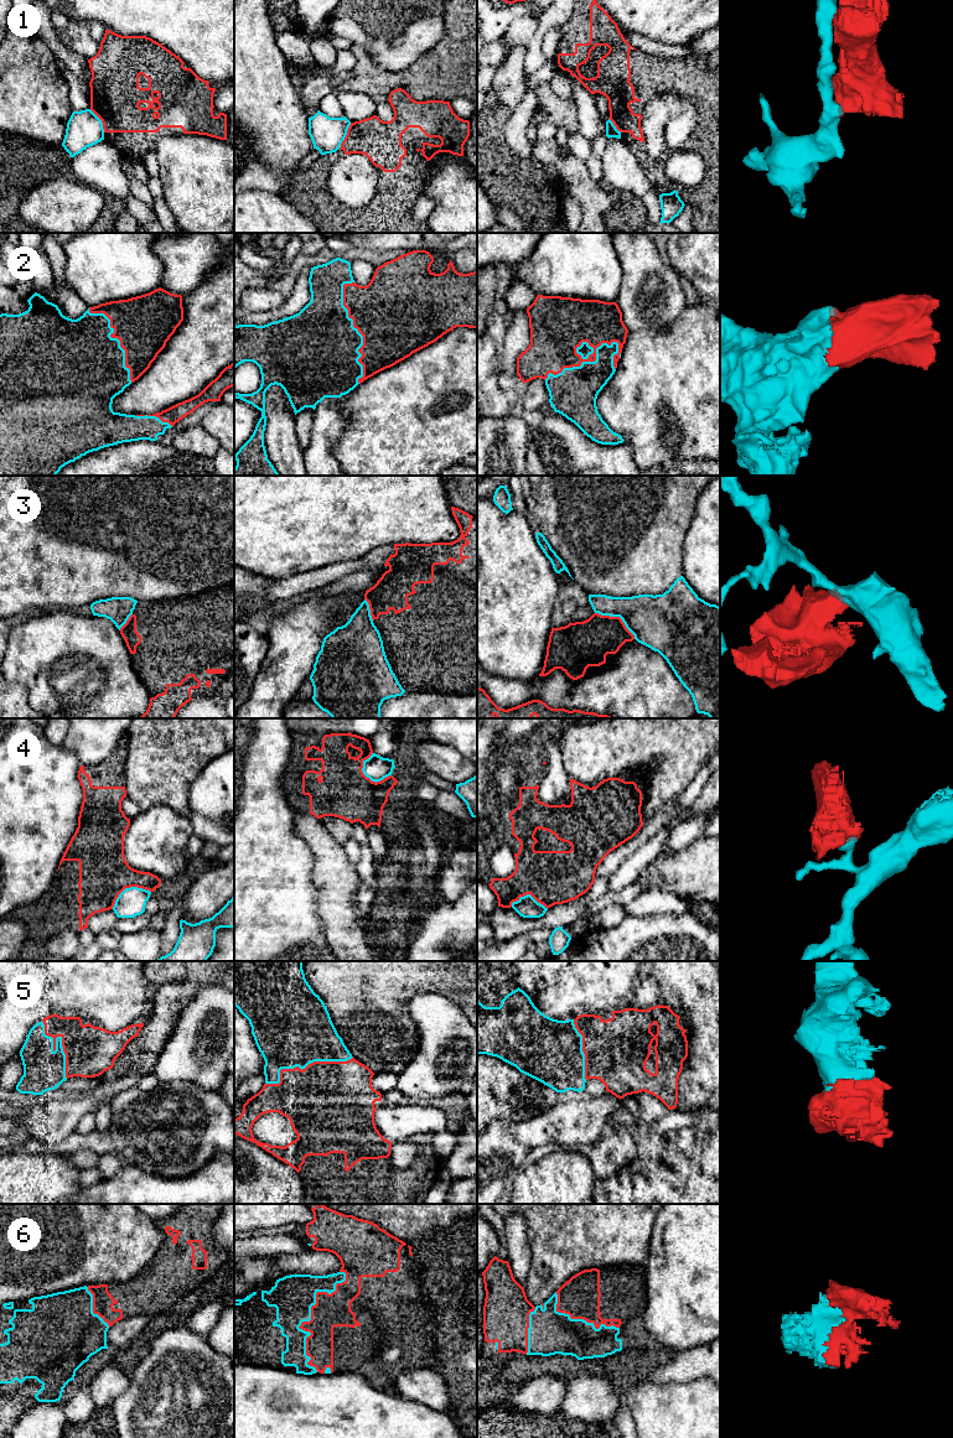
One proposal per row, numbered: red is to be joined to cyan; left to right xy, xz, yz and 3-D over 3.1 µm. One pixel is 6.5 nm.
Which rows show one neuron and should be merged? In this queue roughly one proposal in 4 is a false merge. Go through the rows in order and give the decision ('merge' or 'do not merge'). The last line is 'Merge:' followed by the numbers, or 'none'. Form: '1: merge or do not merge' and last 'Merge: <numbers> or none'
1: do not merge
2: merge
3: do not merge
4: do not merge
5: merge
6: merge
Merge: 2, 5, 6

